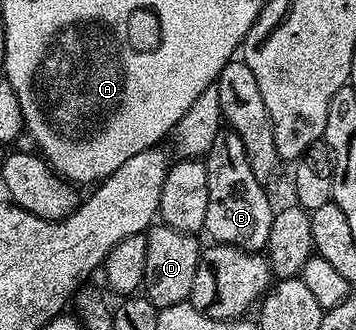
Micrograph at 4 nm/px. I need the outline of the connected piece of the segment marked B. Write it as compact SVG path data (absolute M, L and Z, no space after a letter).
M223 126L219 130L219 134L215 134L215 142L211 142L211 150L204 156L205 169L207 170L207 218L205 219L204 235L209 235L210 241L218 244L234 244L237 248L245 248L248 252L260 253L262 249L268 245L269 235L271 234L271 222L273 221L273 213L275 204L269 201L266 185L259 182L259 178L255 178L255 174L251 171L251 162L247 162L247 150L243 146L243 138L239 138L239 134L234 128Z

